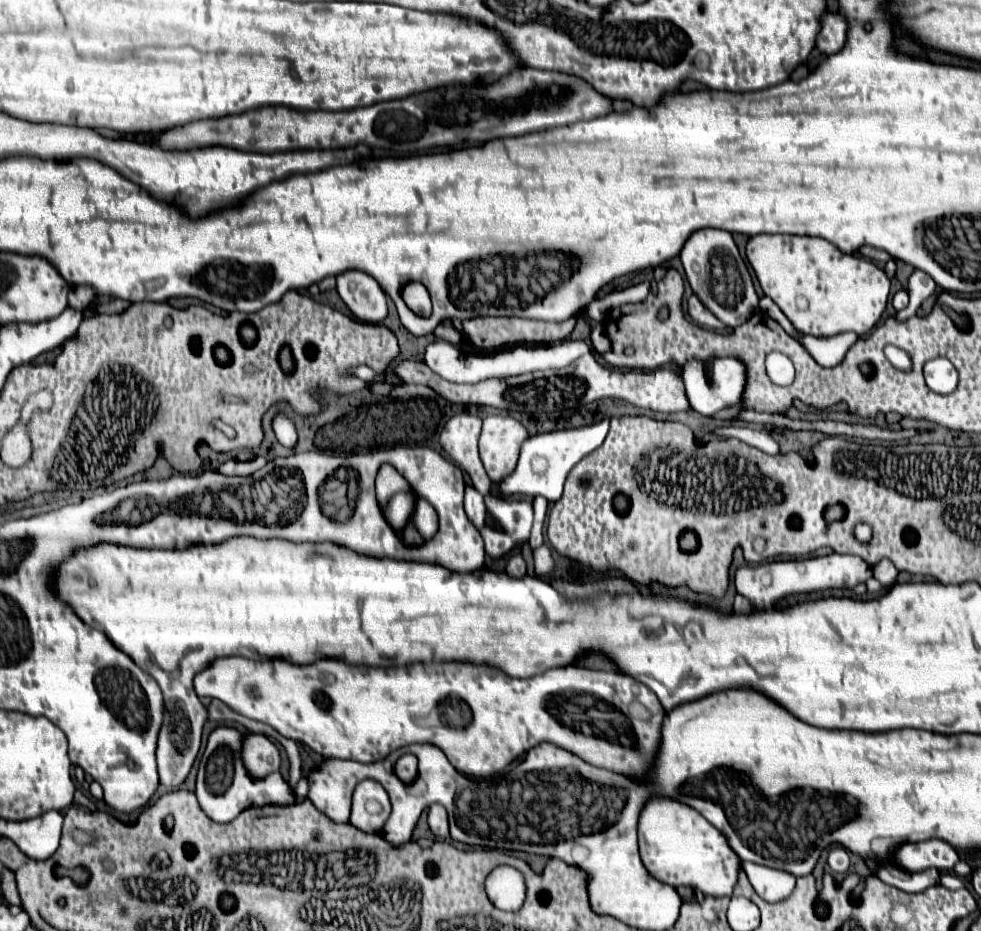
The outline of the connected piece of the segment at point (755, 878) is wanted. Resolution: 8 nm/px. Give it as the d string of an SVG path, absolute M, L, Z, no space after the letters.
M743 862L741 866L747 872L749 882L755 888L755 892L767 902L781 902L795 888L795 876L787 874L785 870L765 868L751 862Z

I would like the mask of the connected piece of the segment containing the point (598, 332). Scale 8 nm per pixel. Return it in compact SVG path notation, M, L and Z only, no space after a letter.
M597 324L597 326L593 328L593 332L591 332L591 342L593 342L593 346L595 346L595 350L597 350L599 354L605 354L607 350L611 350L611 342L609 342L607 334L603 334L603 324Z

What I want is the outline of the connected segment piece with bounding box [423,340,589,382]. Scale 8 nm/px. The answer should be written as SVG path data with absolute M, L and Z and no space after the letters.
M565 340L553 346L517 346L501 352L493 352L487 356L467 354L465 350L457 350L457 346L449 344L449 348L425 348L425 364L449 382L481 382L487 378L505 378L505 376L519 376L525 372L547 370L547 368L563 368L569 366L575 358L589 352L589 346L583 340Z

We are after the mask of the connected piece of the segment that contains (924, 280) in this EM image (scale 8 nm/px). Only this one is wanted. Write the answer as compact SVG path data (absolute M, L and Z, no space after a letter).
M916 269L909 278L909 288L907 288L911 300L909 300L907 308L897 312L895 317L899 321L905 321L907 320L907 316L913 316L917 312L917 308L921 306L921 302L929 298L936 288L937 285L933 278L925 272Z

